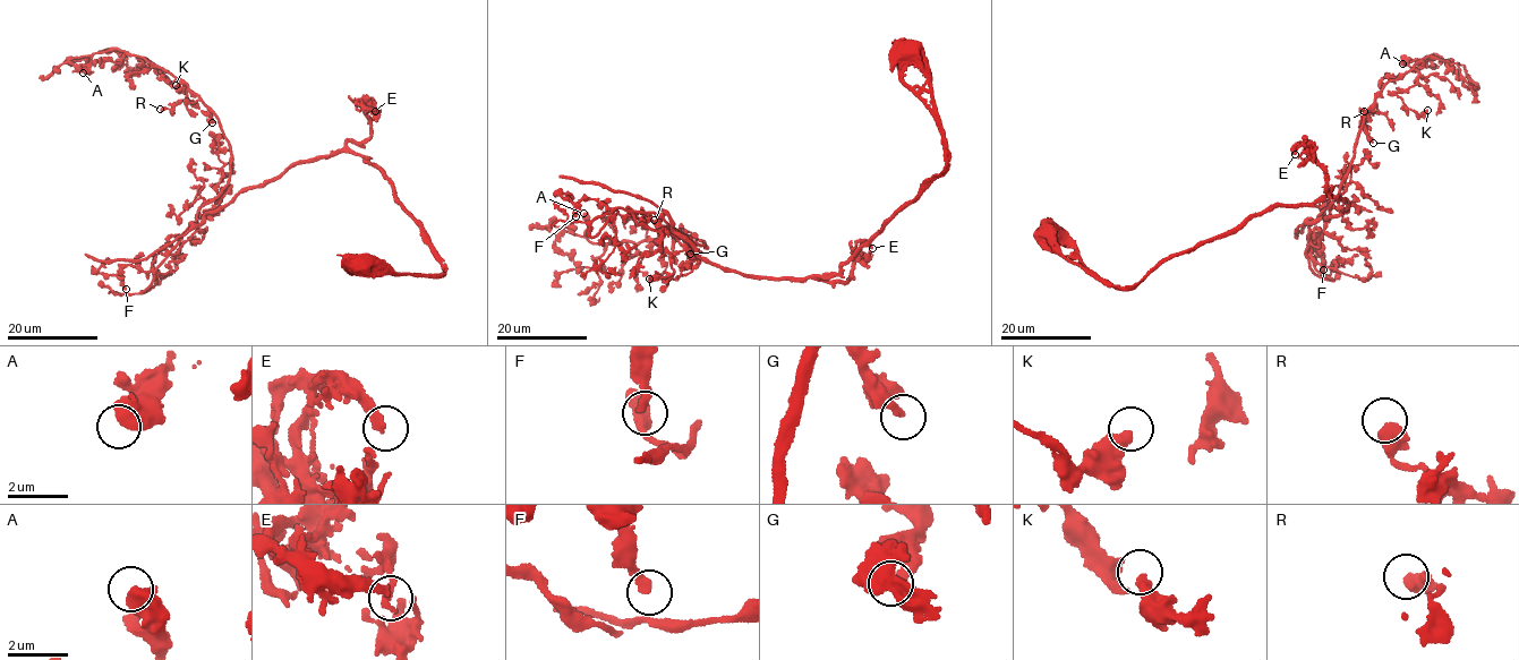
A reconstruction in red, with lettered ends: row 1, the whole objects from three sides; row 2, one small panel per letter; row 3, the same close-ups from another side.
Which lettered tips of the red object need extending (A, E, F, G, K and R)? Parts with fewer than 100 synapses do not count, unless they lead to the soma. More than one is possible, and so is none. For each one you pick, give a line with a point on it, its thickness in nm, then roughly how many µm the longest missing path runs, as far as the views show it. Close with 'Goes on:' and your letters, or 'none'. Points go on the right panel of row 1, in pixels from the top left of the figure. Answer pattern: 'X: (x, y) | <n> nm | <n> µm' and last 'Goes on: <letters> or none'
Goes on: none

